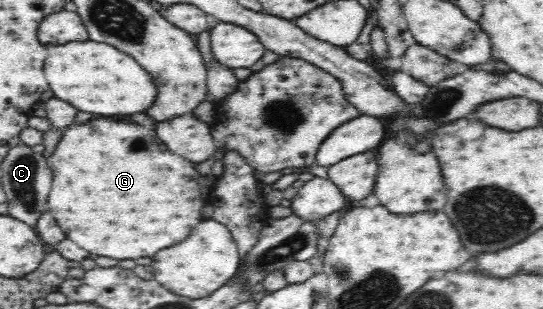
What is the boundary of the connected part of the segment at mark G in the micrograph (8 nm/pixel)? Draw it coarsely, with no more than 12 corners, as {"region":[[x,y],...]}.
{"region":[[91,120],[47,210],[93,256],[149,258],[203,220],[155,130]]}

